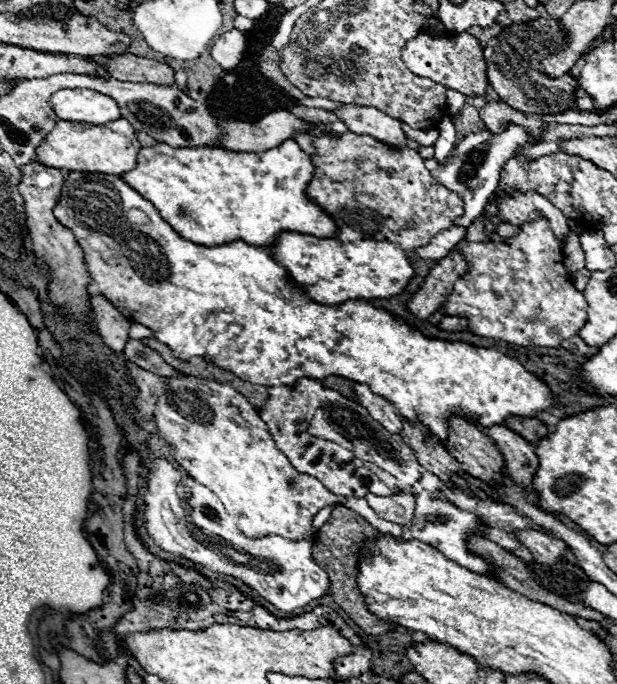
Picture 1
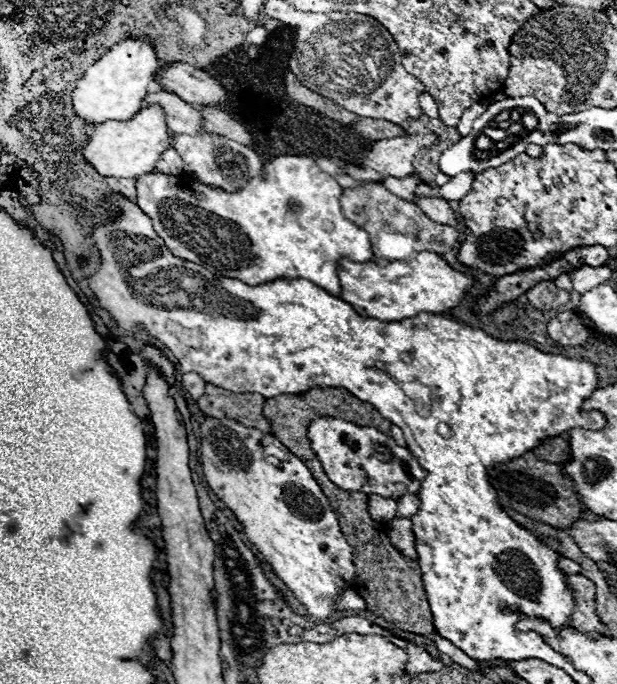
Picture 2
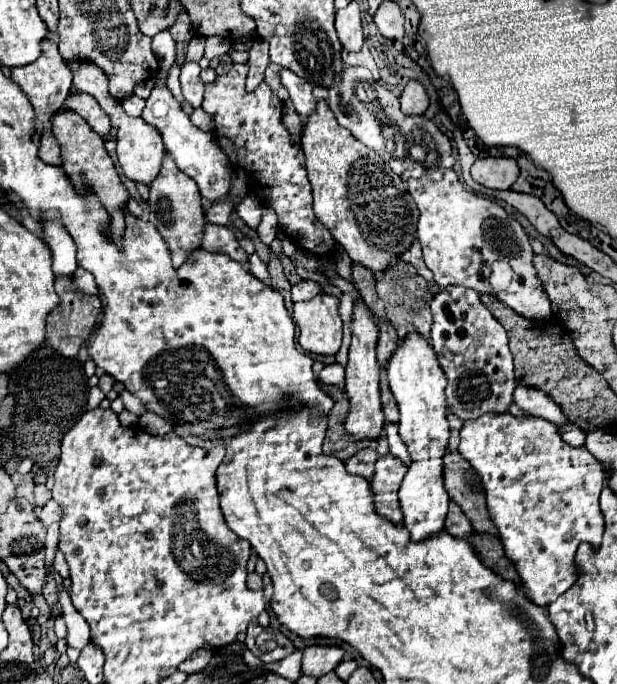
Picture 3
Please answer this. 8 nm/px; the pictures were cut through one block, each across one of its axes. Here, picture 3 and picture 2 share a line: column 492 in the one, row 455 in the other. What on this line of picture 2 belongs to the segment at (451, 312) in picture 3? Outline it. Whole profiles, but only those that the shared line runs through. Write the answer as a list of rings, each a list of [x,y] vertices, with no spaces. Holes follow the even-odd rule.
[[[318,418],[308,426],[308,438],[312,444],[312,450],[316,452],[318,460],[324,466],[324,472],[328,478],[338,484],[344,490],[350,492],[364,492],[364,494],[380,494],[384,498],[400,498],[404,494],[416,494],[426,478],[426,470],[418,464],[418,460],[412,456],[408,448],[398,446],[390,436],[378,432],[376,428],[362,428],[352,422],[340,420],[340,418]]]

